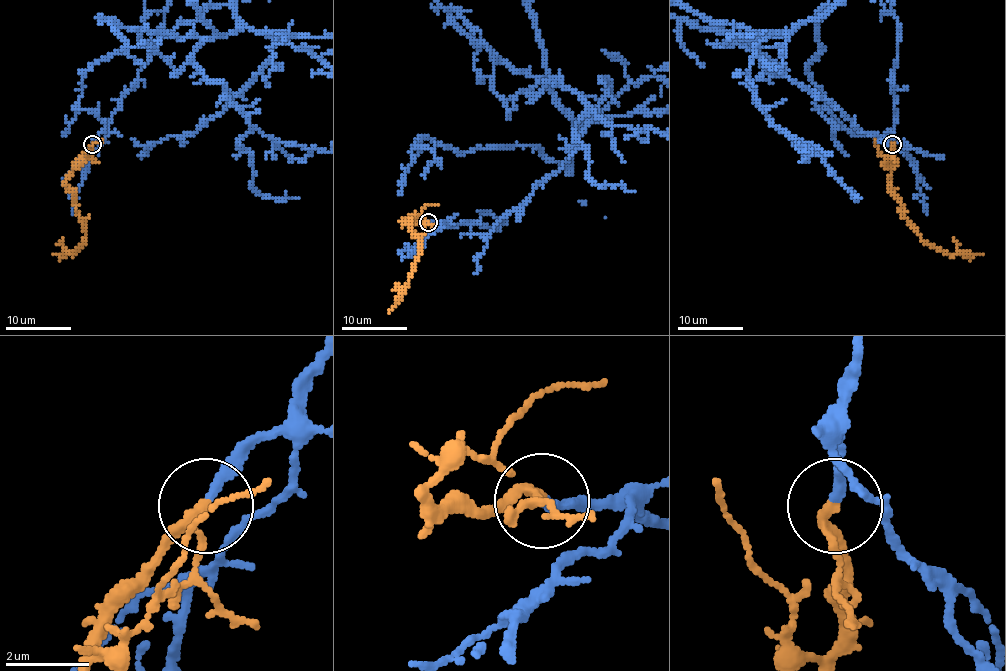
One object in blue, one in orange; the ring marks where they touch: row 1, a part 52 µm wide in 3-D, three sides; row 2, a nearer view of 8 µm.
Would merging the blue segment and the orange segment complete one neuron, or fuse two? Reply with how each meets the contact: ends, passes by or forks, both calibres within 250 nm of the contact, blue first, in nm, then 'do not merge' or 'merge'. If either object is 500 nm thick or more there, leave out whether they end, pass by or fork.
blue ends | orange passes by | 240/190 nm | merge

